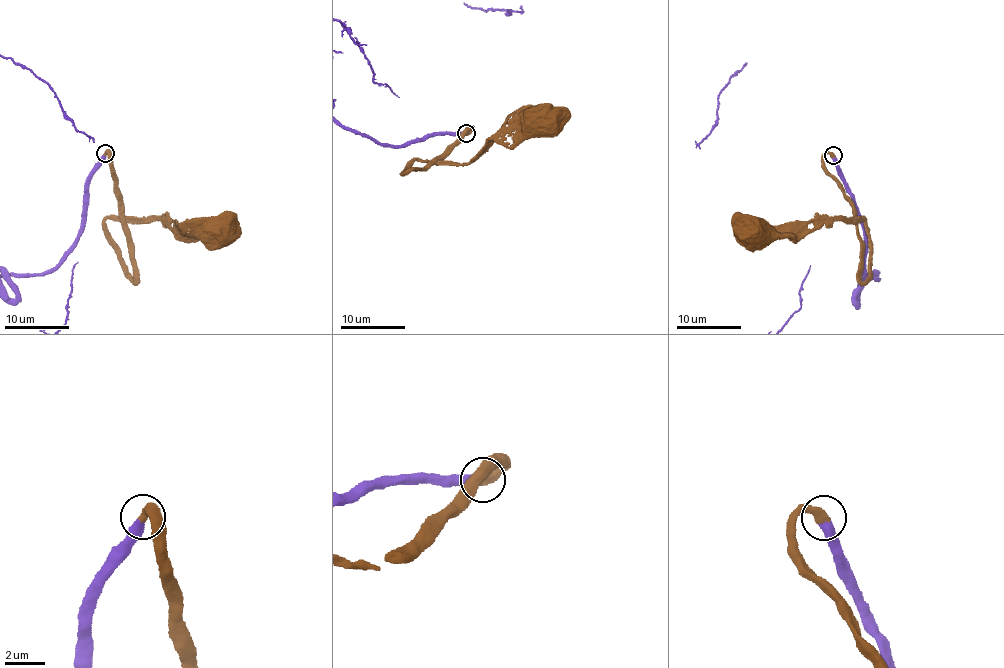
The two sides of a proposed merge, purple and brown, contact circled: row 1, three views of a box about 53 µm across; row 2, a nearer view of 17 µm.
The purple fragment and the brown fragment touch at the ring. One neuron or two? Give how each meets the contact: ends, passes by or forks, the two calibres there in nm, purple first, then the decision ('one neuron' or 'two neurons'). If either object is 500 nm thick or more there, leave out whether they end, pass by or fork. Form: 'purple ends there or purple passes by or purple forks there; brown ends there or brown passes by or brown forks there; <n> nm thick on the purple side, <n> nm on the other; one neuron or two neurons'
purple ends there; brown ends there; 460 nm thick on the purple side, 460 nm on the other; one neuron

